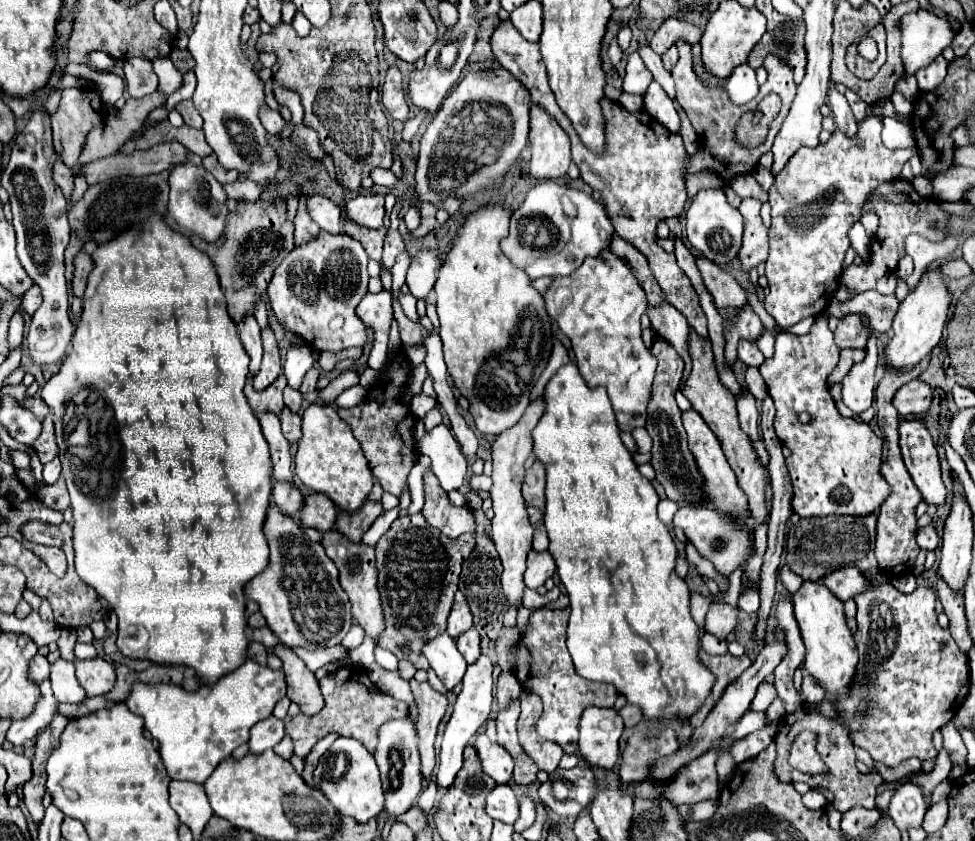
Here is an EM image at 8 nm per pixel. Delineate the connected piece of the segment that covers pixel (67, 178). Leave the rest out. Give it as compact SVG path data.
M56 156L56 162L52 166L52 178L54 182L62 188L66 200L70 202L70 192L72 192L72 186L74 186L74 178L72 178L72 170L64 166L64 162L60 162L60 158Z

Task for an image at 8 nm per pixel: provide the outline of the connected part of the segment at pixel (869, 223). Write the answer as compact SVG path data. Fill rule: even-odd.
M868 211L864 213L860 219L860 222L862 222L868 236L874 237L879 226L879 218L875 212Z

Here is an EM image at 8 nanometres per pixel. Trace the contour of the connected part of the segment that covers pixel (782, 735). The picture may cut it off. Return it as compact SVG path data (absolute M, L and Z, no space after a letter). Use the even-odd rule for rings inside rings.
M800 708L792 714L786 714L780 722L778 722L778 734L776 734L776 748L778 748L778 758L774 762L774 770L776 776L782 778L782 782L794 782L794 780L804 780L810 784L810 788L816 788L820 792L824 792L824 796L828 798L828 802L840 810L846 812L852 806L864 806L864 808L874 808L874 798L878 794L878 786L882 784L882 778L878 774L862 774L856 768L856 754L854 754L854 746L848 738L848 732L844 726L840 726L838 720L834 718L826 718L822 716L816 708ZM802 730L810 730L816 734L818 742L816 748L820 750L820 754L824 756L826 762L826 774L792 774L792 768L788 764L788 750L792 746L792 738L802 732Z

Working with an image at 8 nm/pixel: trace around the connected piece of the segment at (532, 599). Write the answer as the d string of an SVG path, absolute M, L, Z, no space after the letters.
M554 588L554 590L550 590L548 594L538 594L538 592L534 592L534 590L524 590L524 598L522 598L522 606L524 608L528 608L528 610L540 610L540 608L544 608L544 606L548 606L550 602L554 602L556 598L558 598L558 588Z

